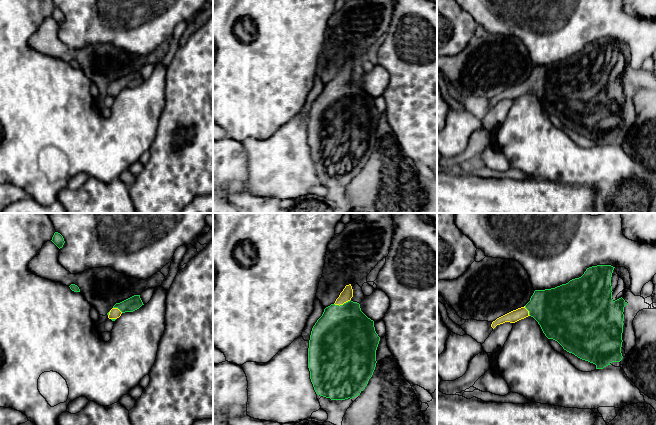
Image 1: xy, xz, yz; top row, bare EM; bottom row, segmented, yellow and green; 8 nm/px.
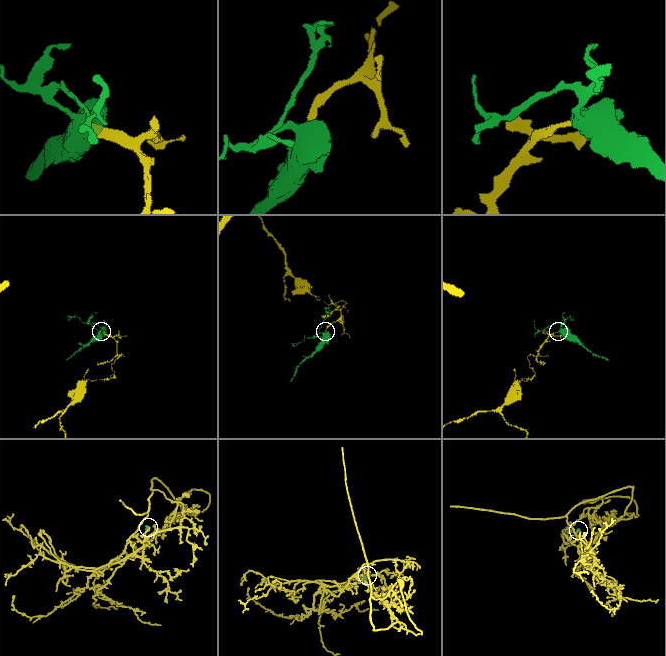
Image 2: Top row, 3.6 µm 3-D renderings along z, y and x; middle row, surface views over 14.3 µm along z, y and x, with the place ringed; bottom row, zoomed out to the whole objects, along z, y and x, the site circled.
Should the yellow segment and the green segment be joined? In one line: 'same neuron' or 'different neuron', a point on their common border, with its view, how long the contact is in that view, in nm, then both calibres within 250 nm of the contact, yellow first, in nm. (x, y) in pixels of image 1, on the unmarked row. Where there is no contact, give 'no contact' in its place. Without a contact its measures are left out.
same neuron | xz (342, 80) | 140 nm | 90/480 nm

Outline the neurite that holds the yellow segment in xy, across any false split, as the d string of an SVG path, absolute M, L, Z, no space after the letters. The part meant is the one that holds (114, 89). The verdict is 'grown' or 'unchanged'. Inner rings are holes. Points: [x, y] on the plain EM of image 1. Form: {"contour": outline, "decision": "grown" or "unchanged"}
{"contour": "M134 71L120 79L116 79L113 84L107 89L108 94L115 97L125 88L133 88L139 85L143 80L140 71Z", "decision": "grown"}

